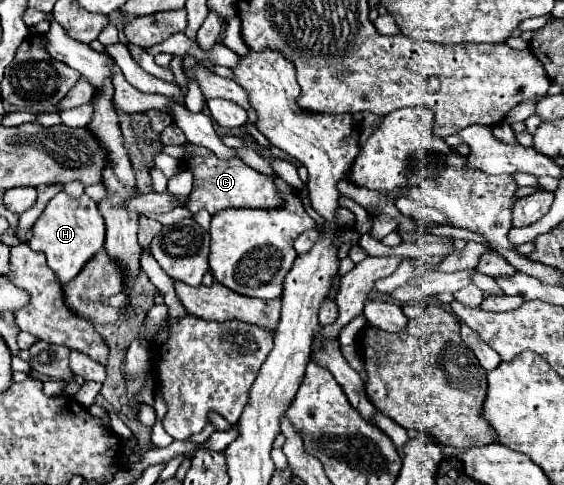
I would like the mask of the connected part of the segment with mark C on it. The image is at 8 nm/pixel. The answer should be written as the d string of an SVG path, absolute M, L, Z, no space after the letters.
M186 143L186 155L182 159L184 169L188 169L194 175L194 189L188 195L186 209L190 213L198 213L200 209L206 209L210 215L226 209L226 207L278 207L280 195L276 191L276 185L270 177L258 173L256 169L248 167L240 159L216 159L212 151L204 147L196 147L194 143Z

